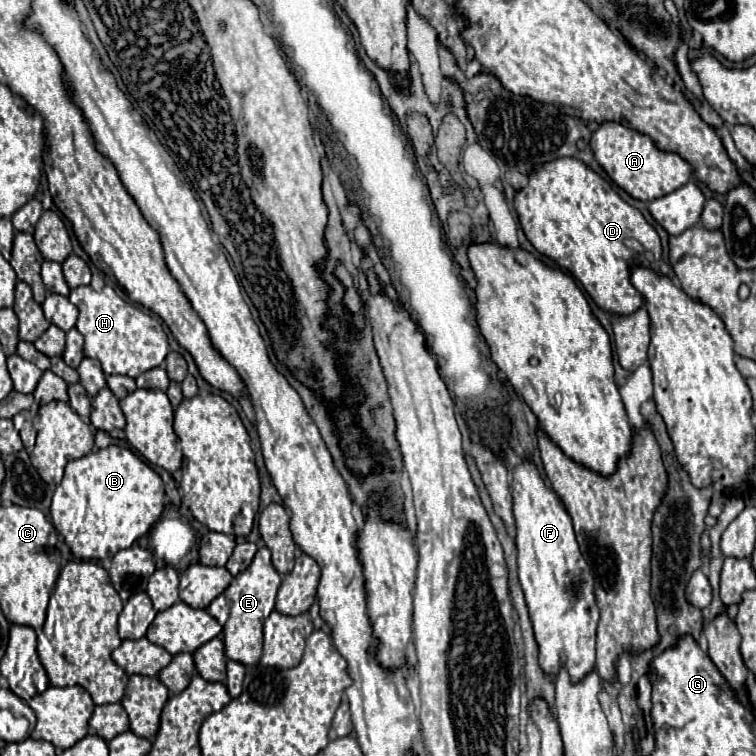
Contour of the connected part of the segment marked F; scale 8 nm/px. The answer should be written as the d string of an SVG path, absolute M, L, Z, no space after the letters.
M531 461L513 467L513 515L517 523L519 583L539 645L539 665L551 679L565 667L573 679L571 683L579 683L595 669L595 629L599 621L593 595L595 581L575 541L571 517Z

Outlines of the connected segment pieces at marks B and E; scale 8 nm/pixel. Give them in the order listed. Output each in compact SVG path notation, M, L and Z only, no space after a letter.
M109 445L105 449L91 451L85 457L73 459L65 467L65 475L61 485L53 493L51 501L51 517L55 529L65 537L71 553L77 559L105 559L113 557L117 551L127 549L135 543L135 539L143 537L161 517L163 511L165 487L161 477L133 451L117 445Z
M261 547L257 551L253 563L243 573L233 577L231 585L225 589L225 595L219 595L207 607L207 611L221 625L225 625L222 633L223 641L225 641L225 653L229 659L239 661L243 665L253 665L259 661L259 657L263 653L263 621L275 609L275 595L277 595L279 585L281 585L281 577L275 571L275 567L271 565L271 551L267 547Z

